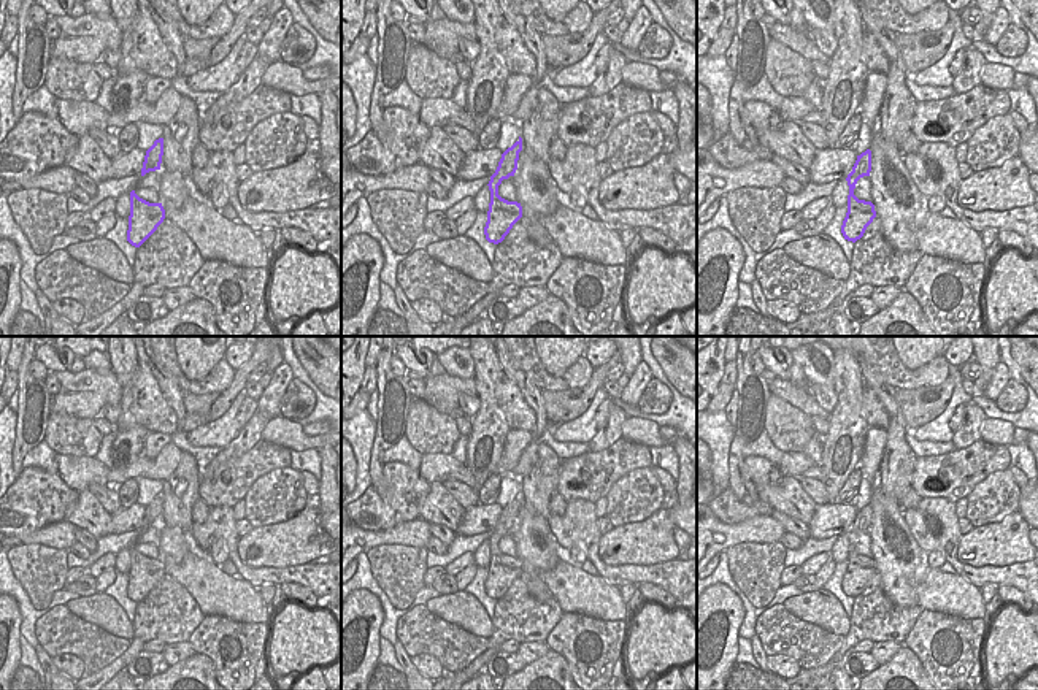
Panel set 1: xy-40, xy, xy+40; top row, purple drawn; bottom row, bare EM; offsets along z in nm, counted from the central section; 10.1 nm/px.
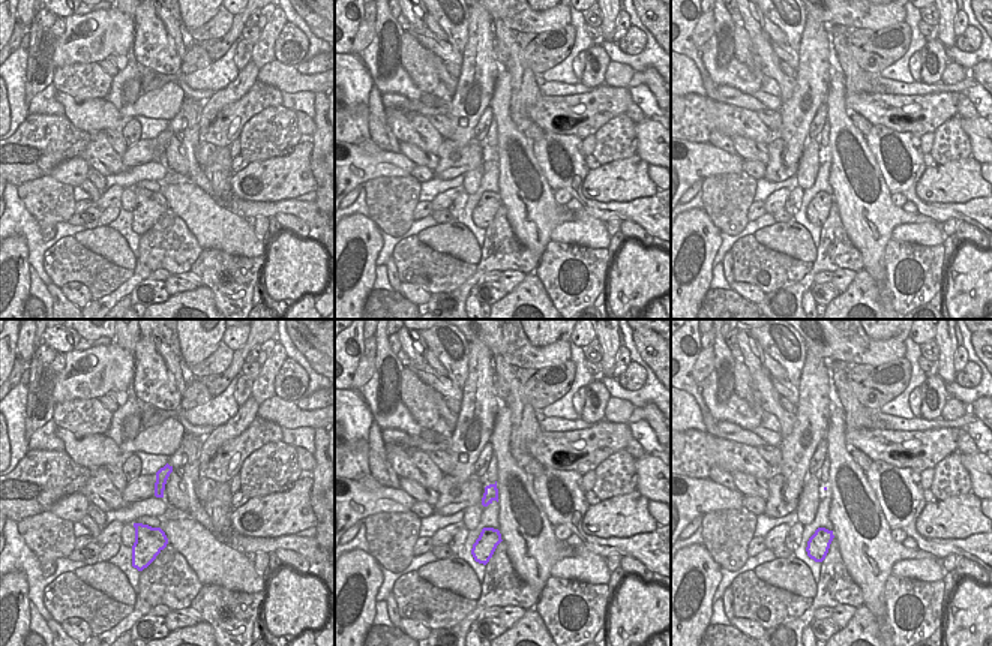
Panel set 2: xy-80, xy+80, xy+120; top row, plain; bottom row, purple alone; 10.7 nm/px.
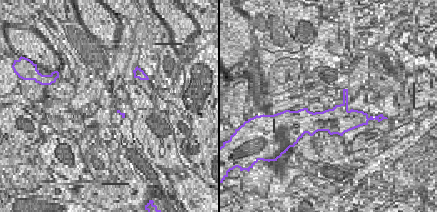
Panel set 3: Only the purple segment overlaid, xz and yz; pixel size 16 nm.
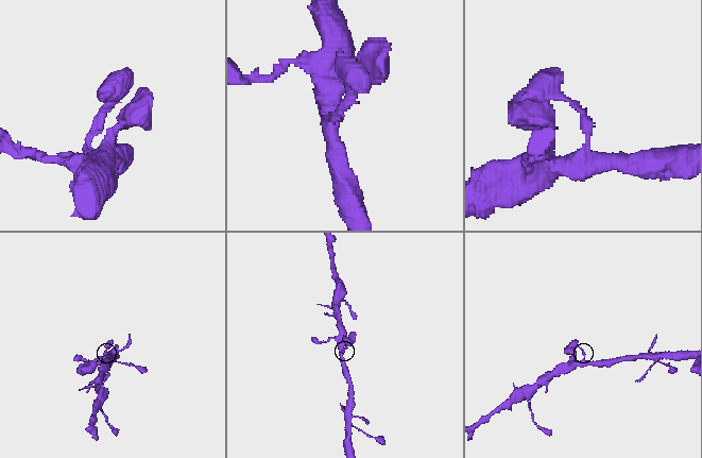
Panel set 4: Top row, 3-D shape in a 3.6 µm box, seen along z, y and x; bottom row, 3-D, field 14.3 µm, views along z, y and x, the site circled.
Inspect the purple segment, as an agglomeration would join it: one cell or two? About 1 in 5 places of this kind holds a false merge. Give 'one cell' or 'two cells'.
one cell

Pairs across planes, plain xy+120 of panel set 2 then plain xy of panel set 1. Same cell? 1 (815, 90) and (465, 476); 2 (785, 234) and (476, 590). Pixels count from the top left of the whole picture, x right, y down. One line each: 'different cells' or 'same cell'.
1: different cells
2: different cells

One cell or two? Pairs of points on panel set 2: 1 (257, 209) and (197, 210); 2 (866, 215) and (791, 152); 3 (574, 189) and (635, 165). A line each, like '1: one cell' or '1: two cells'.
1: two cells
2: two cells
3: two cells

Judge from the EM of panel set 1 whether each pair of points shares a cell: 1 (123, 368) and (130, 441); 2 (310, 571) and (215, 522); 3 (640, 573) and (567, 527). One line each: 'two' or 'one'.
1: one
2: one
3: one

